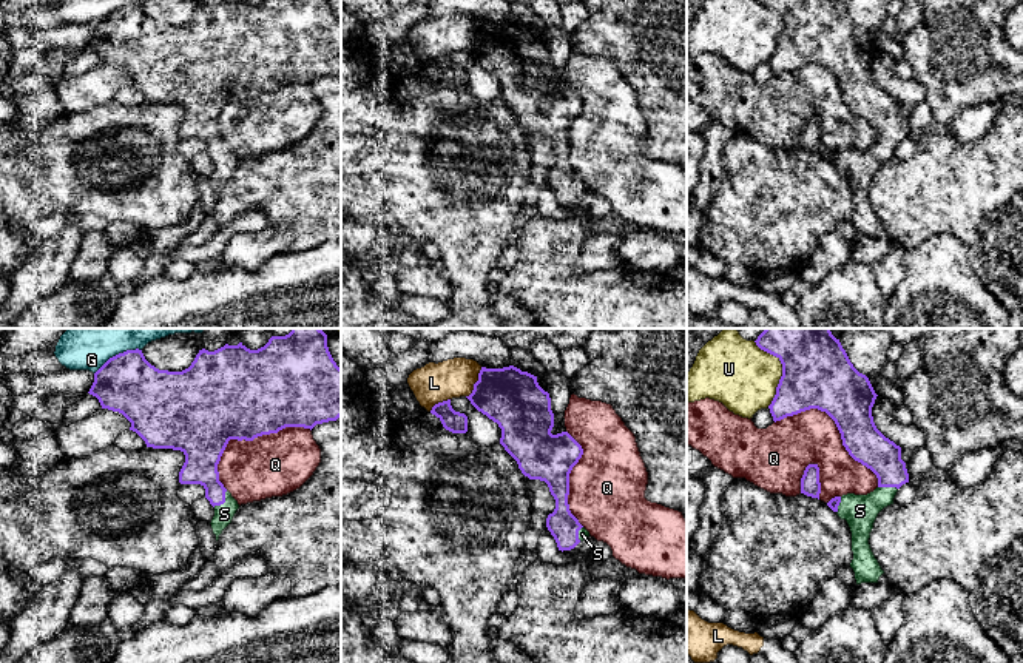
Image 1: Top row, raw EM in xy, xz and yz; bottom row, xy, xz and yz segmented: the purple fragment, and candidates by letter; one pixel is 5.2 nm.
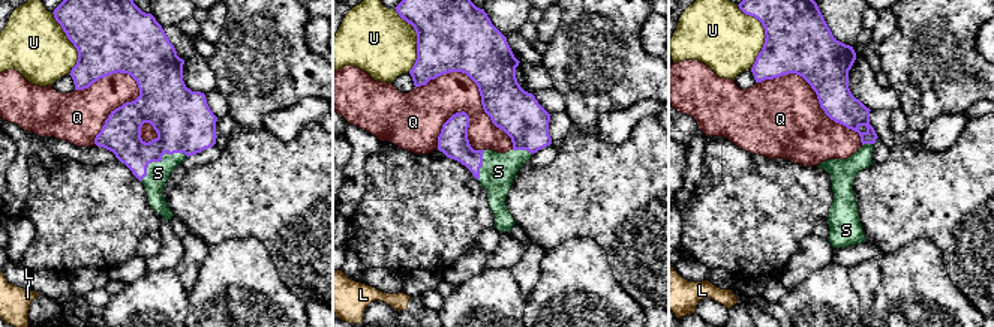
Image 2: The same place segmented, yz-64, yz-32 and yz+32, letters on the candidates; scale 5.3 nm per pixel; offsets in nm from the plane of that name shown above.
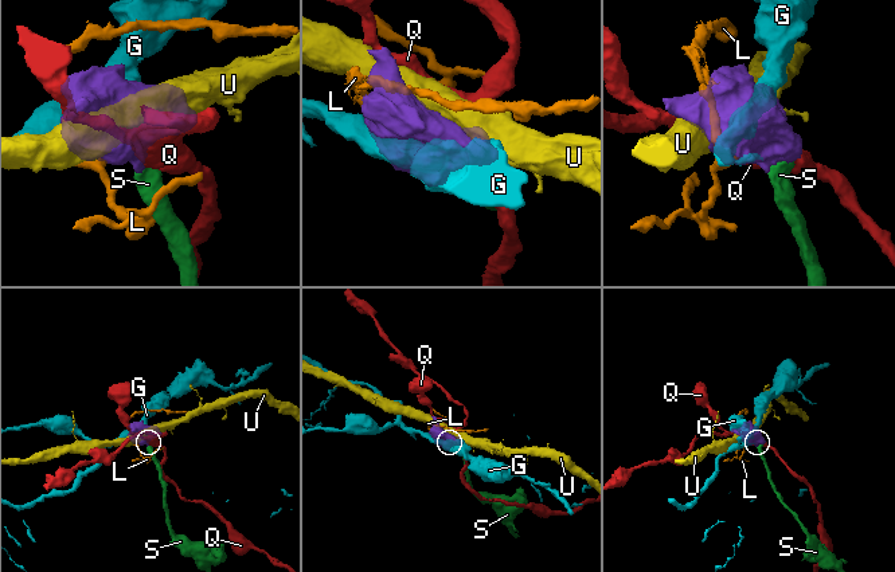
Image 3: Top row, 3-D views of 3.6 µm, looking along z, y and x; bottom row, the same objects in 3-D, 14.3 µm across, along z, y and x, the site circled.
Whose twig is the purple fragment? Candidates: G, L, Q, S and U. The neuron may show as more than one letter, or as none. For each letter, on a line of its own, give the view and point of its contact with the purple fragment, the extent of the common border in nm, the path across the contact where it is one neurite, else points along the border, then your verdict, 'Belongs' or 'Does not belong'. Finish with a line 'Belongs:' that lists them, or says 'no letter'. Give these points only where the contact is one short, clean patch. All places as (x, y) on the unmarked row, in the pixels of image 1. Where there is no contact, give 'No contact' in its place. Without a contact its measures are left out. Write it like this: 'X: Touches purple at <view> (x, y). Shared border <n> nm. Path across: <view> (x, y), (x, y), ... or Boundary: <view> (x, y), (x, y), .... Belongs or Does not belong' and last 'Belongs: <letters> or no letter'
G: Touches purple at xy (119, 8). Shared border 280 nm. Does not belong
L: Touches purple at xz (476, 37). Shared border 180 nm. Does not belong
Q: Touches purple at xy (250, 94). Shared border 550 nm. Does not belong
S: Touches purple at xy (224, 156). Shared border 120 nm. Path across: xy (201, 117), (215, 147), (224, 156), (224, 168). Belongs
U: Touches purple at yz (783, 26). Shared border 320 nm. Does not belong
Belongs: S

